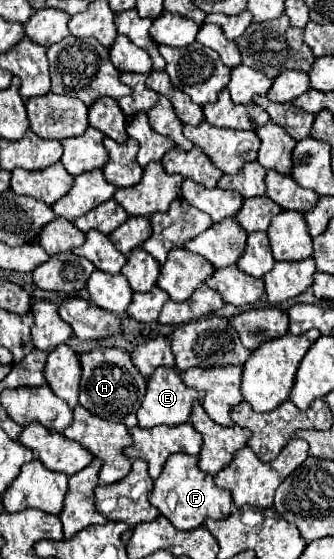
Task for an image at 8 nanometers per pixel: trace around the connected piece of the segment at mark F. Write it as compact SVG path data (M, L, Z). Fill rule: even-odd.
M173 453L165 461L163 471L155 479L155 485L149 493L149 501L181 531L201 527L207 517L225 519L235 509L231 493L227 493L227 489L219 489L213 477L197 467L197 457L187 455L187 453Z

